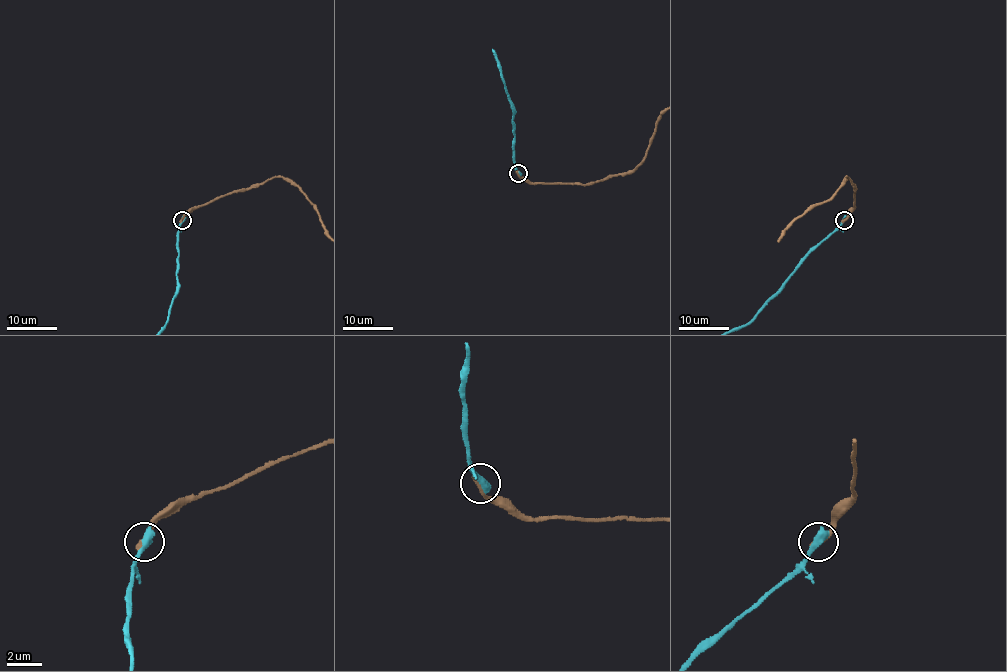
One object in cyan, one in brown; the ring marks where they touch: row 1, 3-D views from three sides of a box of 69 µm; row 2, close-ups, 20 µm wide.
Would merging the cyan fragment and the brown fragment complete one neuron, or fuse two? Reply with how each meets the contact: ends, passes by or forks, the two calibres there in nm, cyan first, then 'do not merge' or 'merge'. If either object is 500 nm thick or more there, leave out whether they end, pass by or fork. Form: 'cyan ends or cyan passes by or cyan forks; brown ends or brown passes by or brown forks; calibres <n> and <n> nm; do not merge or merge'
calibres 550 and 300 nm; do not merge

